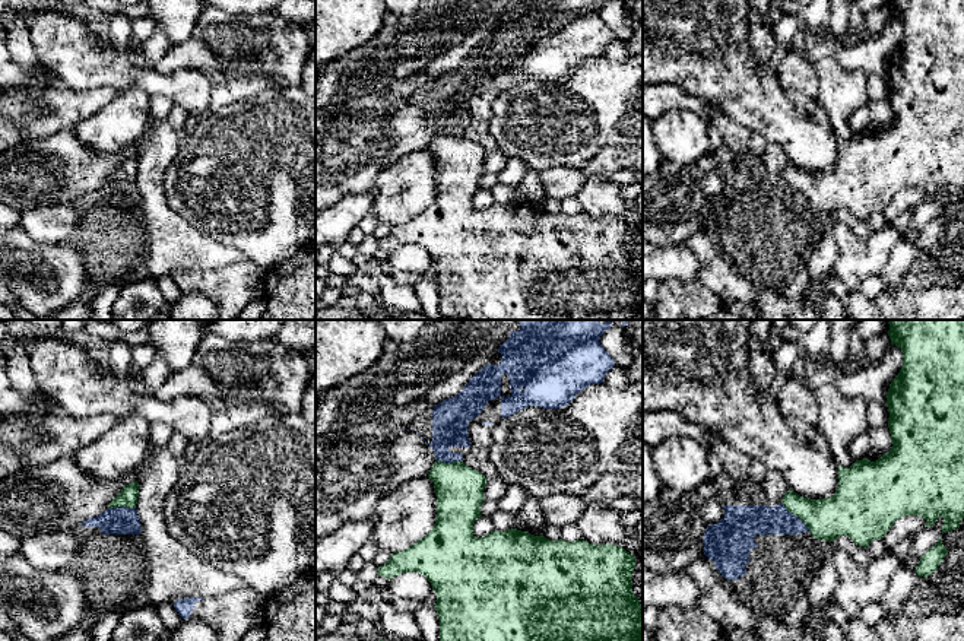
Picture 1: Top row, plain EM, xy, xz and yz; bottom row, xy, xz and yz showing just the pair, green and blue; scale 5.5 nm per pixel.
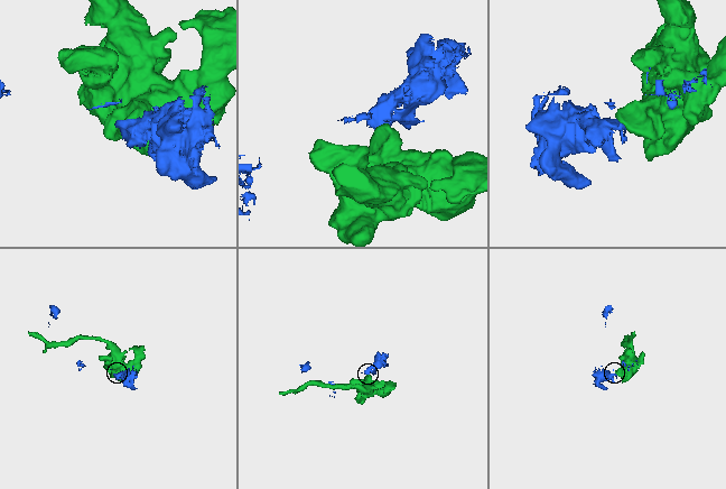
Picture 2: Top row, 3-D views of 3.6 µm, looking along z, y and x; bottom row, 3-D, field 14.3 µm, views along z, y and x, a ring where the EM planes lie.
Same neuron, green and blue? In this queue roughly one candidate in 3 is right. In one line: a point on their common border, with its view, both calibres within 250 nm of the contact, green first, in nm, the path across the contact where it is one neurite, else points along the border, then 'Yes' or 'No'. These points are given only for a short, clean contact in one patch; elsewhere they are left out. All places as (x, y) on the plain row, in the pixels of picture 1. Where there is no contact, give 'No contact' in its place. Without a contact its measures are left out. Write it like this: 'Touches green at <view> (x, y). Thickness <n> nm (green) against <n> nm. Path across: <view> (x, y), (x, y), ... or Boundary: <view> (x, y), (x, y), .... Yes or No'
Touches green at yz (796, 189). Thickness 240 nm (green) against 170 nm. Boundary: yz (782, 175), (809, 203). No

